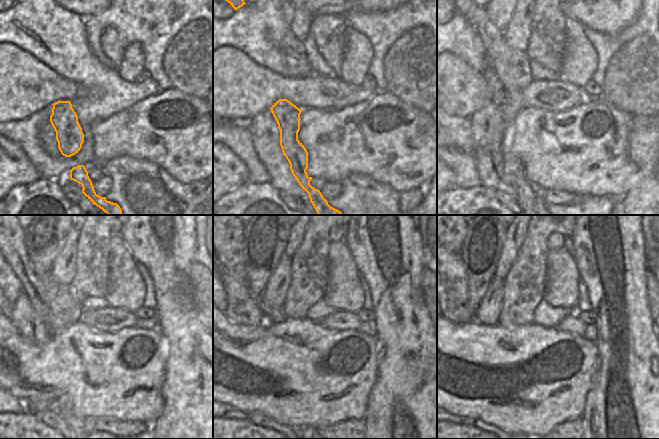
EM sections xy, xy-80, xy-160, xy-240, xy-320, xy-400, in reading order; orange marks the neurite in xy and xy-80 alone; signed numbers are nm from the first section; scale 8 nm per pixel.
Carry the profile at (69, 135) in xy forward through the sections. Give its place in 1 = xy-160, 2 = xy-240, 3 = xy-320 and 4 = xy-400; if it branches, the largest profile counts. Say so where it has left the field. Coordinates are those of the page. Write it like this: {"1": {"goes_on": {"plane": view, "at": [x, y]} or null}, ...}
{"1": {"goes_on": {"plane": "xy-160", "at": [508, 74]}}, "2": {"goes_on": {"plane": "xy-240", "at": [56, 307]}}, "3": {"goes_on": {"plane": "xy-320", "at": [233, 235]}}, "4": {"goes_on": {"plane": "xy-400", "at": [457, 235]}}}

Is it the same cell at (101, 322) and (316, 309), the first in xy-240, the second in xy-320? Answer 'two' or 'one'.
two

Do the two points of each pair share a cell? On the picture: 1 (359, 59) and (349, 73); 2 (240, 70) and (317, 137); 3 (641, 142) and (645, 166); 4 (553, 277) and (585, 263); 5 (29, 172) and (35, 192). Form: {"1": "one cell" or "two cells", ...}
{"1": "one cell", "2": "two cells", "3": "one cell", "4": "two cells", "5": "two cells"}

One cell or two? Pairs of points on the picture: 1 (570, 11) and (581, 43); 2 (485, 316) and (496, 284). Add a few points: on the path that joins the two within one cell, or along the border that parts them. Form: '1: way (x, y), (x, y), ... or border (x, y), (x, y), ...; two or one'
1: border (566, 16), (578, 20), (584, 26); two
2: way (489, 308), (495, 292); one

